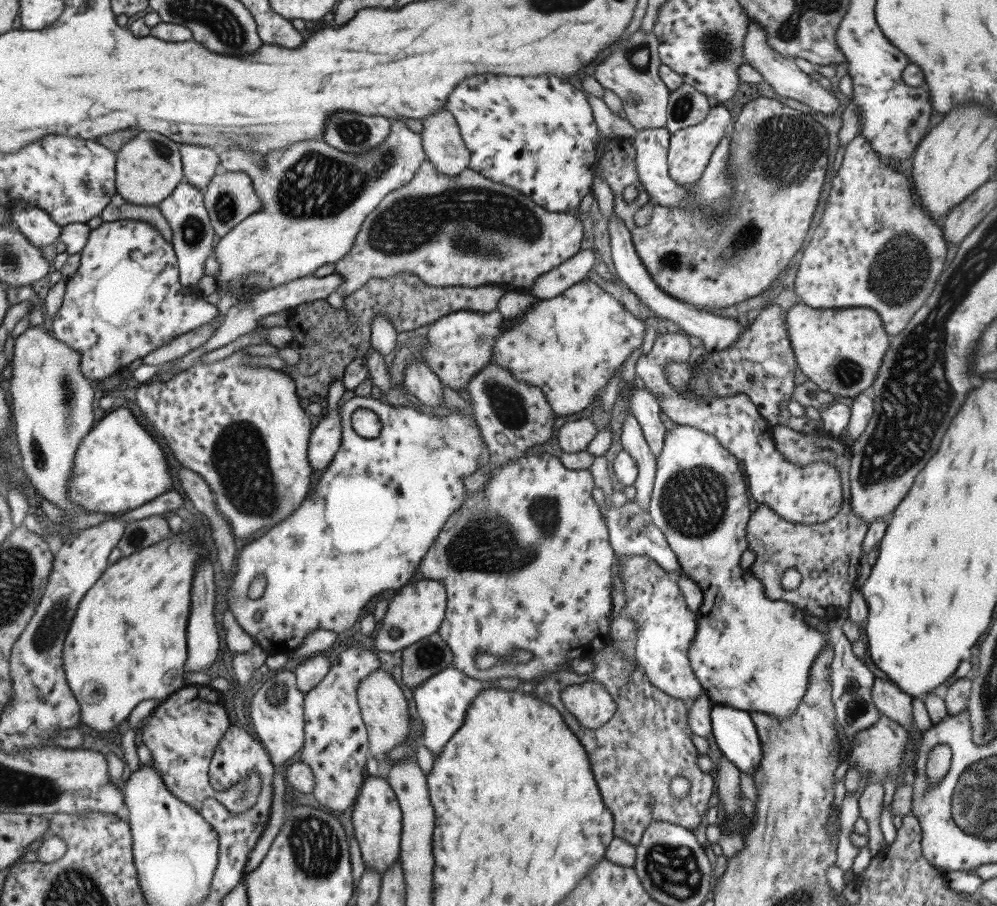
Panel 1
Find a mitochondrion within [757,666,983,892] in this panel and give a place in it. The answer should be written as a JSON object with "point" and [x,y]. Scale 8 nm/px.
{"point":[856,708]}

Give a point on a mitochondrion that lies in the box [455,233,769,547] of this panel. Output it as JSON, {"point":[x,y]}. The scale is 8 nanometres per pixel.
{"point":[694,499]}

